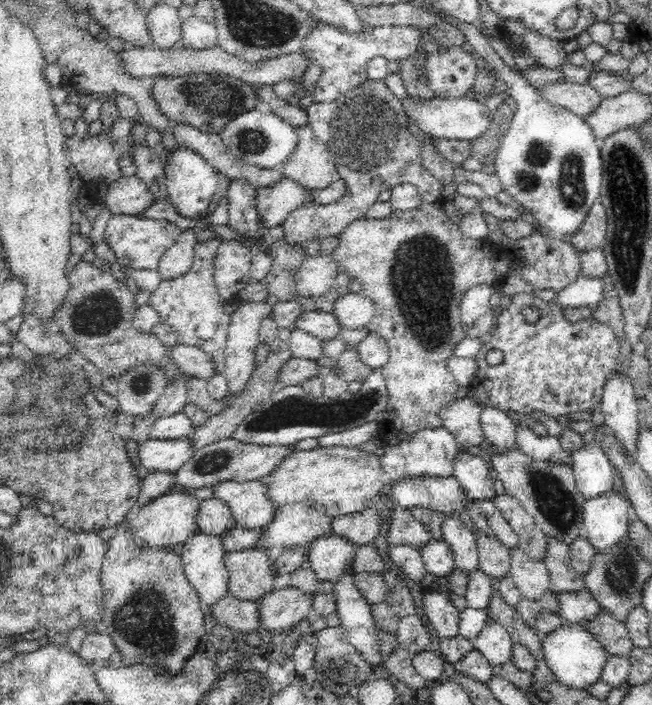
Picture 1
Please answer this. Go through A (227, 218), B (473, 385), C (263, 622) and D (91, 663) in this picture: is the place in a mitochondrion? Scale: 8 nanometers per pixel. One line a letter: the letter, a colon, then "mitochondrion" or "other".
A: other
B: other
C: other
D: other

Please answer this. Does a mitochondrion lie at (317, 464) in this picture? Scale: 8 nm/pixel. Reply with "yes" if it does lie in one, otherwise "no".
no

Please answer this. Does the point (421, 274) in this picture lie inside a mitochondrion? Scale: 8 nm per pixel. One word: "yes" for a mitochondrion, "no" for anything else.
yes

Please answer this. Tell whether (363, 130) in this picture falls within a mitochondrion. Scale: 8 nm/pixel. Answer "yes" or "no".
yes

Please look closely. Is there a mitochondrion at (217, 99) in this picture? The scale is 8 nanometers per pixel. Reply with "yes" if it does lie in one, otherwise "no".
yes

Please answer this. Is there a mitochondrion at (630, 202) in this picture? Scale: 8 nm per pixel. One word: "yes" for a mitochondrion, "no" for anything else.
yes

